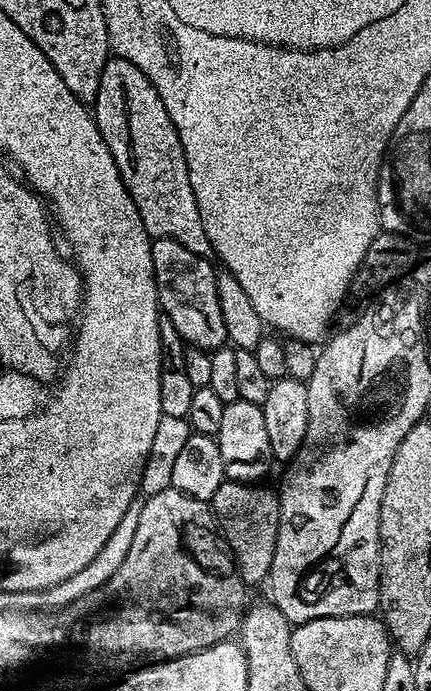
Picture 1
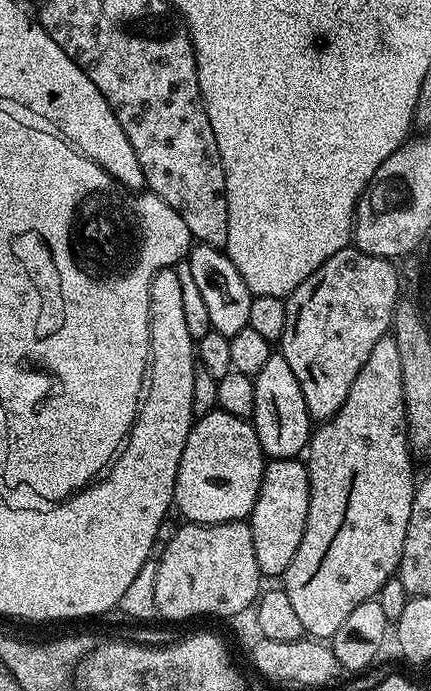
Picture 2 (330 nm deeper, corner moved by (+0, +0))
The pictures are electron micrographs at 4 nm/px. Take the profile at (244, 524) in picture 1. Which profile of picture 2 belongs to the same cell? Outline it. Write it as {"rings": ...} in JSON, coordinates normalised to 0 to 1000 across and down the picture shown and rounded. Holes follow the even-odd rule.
{"rings":[[[624,664],[615,670],[608,703],[580,748],[589,808],[599,808],[606,835],[657,835],[673,813],[682,813],[682,802],[691,802],[691,784],[701,784],[701,773],[710,767],[717,726],[715,673],[703,664]]]}

